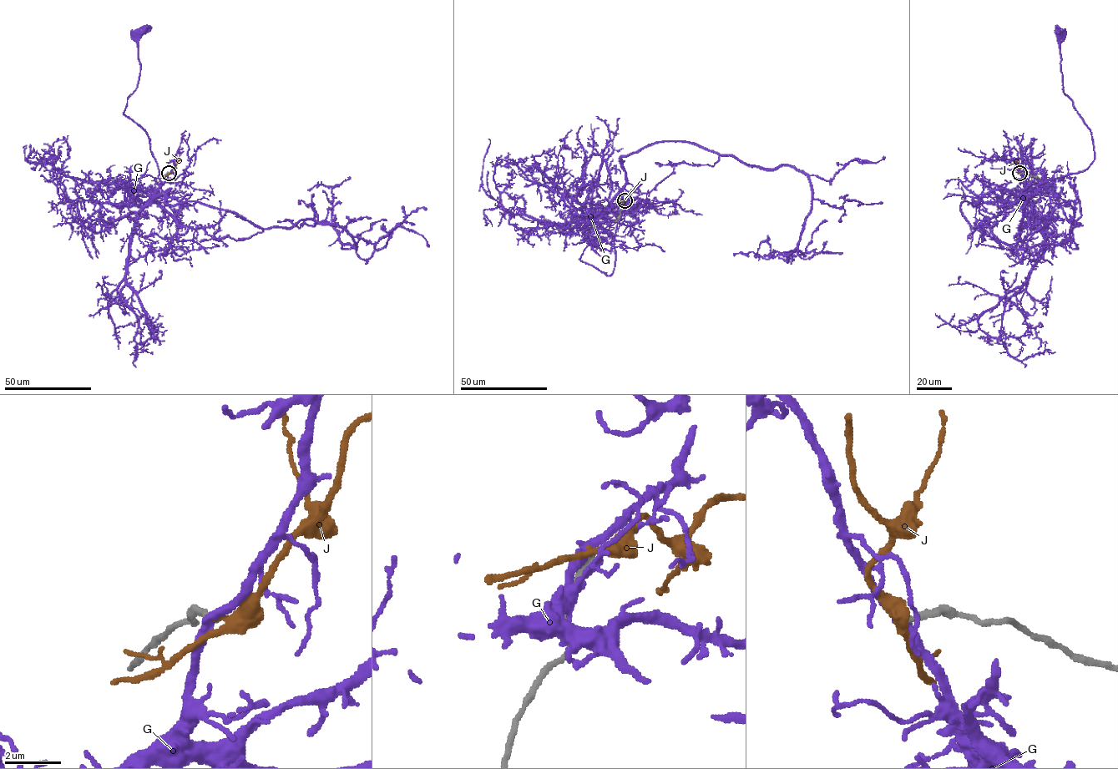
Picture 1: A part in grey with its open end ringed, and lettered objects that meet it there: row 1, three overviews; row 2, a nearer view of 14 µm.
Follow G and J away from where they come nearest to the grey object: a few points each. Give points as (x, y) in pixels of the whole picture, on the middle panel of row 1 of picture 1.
G: (624, 201), (611, 205), (614, 203), (618, 209), (610, 275), (579, 259), (593, 241)
J: (624, 200), (636, 198)

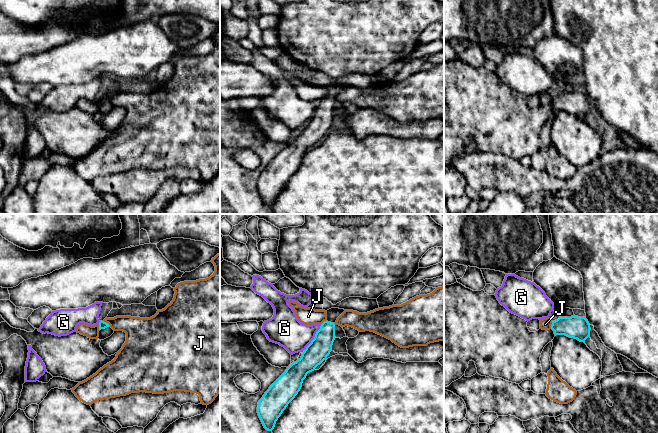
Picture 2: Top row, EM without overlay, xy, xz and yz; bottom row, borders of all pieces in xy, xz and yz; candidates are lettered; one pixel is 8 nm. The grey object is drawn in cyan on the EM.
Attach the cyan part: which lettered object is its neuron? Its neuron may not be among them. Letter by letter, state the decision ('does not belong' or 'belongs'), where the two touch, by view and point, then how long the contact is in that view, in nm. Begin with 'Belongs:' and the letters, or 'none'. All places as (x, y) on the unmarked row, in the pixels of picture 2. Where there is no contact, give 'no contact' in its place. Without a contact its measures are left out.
Belongs: none
G: does not belong | xz (314, 113) | 260 nm
J: does not belong | yz (551, 101) | 70 nm

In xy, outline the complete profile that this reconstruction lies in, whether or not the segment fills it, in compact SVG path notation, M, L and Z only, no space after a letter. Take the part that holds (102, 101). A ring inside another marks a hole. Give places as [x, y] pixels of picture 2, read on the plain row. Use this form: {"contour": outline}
{"contour": "M104 97L99 98L99 106L99 116L104 116L114 109L114 106L110 103L110 101Z"}

